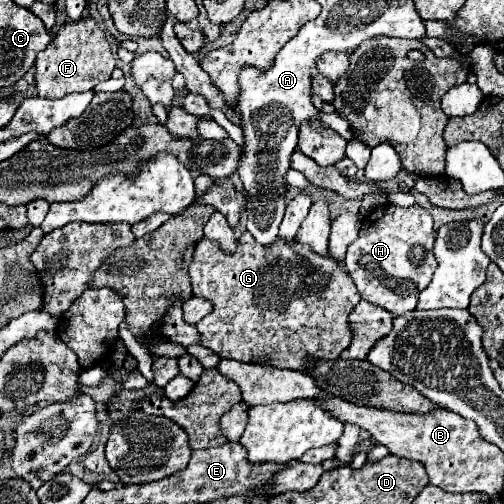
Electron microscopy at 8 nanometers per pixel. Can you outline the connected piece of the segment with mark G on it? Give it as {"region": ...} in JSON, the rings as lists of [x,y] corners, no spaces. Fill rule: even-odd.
{"region":[[[250,232],[238,240],[234,254],[224,254],[218,244],[204,238],[198,242],[190,264],[190,280],[194,296],[212,302],[214,310],[204,316],[196,328],[202,334],[202,346],[216,352],[220,358],[240,360],[248,364],[268,364],[276,368],[300,370],[312,368],[320,360],[336,362],[340,352],[352,342],[350,312],[362,300],[352,278],[330,256],[316,256],[300,244],[276,244],[276,248],[260,248]]]}

